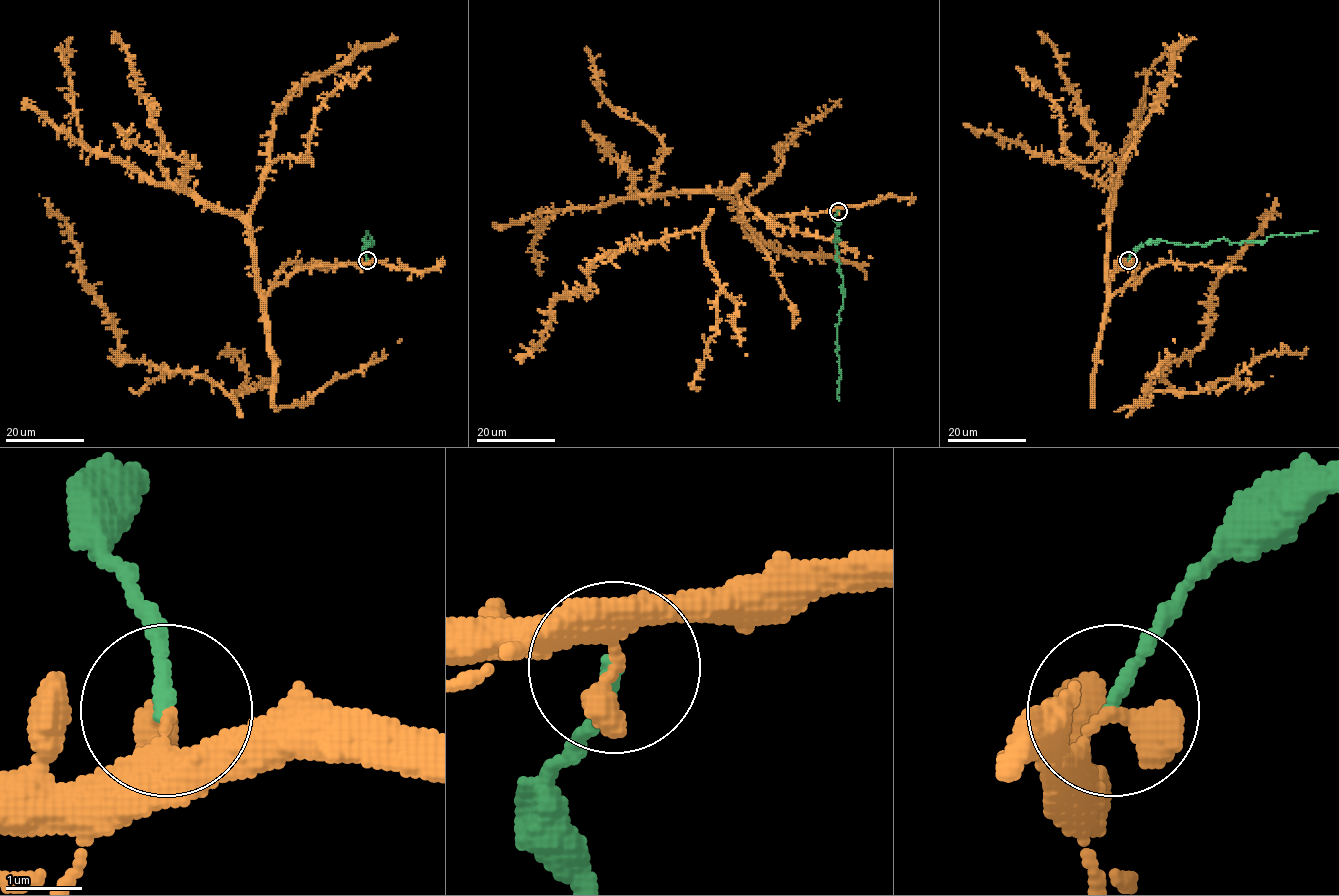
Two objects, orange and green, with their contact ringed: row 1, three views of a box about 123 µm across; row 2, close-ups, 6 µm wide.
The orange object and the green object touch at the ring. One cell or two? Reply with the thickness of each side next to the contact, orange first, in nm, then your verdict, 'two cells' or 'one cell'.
480 nm thick on the orange side, 170 nm on the other; two cells

